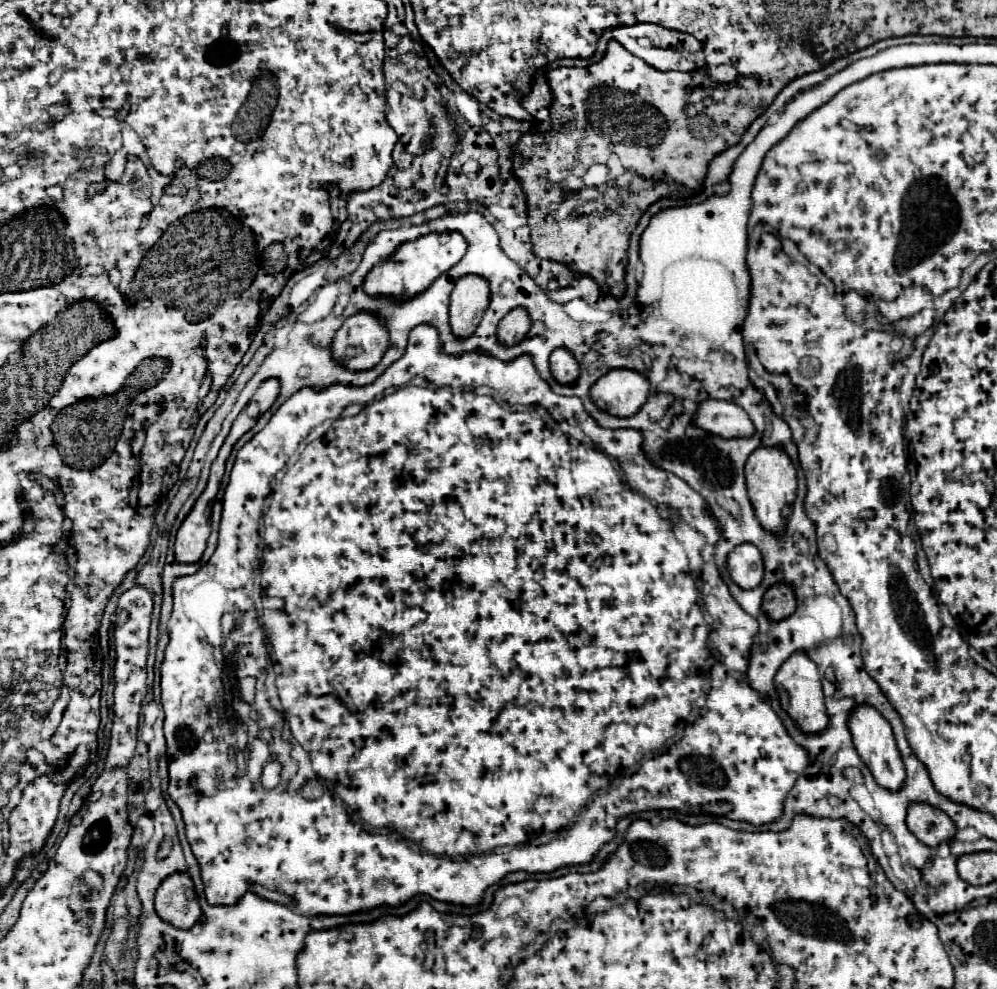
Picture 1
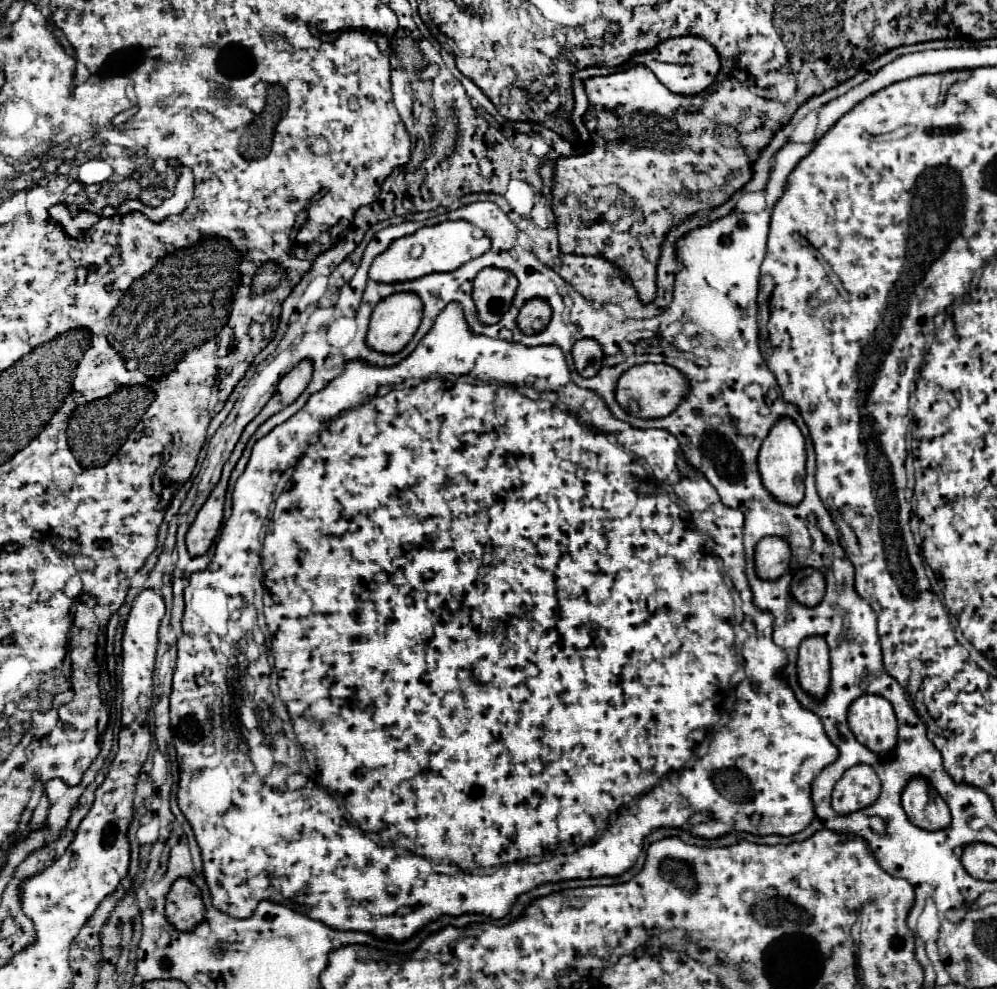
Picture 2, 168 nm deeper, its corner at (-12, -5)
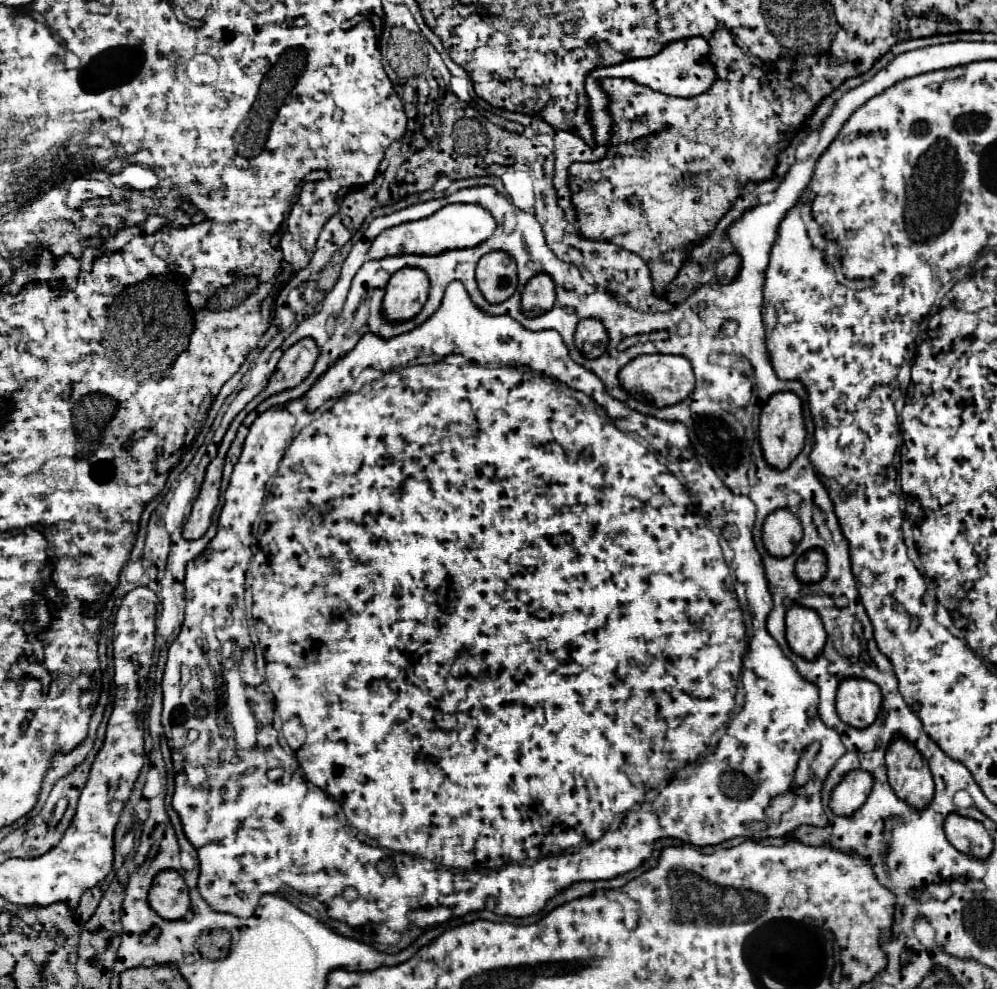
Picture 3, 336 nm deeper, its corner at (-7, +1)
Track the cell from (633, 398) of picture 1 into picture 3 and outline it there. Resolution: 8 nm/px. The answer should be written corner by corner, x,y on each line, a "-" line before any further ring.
640,355
620,371
620,385
636,401
644,401
654,407
668,407
680,403
692,393
694,373
690,361
678,355

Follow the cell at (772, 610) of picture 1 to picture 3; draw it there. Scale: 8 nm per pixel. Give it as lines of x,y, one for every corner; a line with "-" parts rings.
812,549
806,551
804,555
798,557
796,561
796,577
810,585
810,583
818,583
826,573
826,559
824,553
820,549

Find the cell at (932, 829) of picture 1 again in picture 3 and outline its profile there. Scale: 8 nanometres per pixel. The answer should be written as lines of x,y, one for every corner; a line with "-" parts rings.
894,739
886,753
888,781
894,793
916,809
928,807
934,799
934,781
924,757
904,739

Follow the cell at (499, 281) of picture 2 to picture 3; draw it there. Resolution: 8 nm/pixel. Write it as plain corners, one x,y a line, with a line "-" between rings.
502,251
484,255
476,265
476,281
488,303
506,301
518,287
514,259

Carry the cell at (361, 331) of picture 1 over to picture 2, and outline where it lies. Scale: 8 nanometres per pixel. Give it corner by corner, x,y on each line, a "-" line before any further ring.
393,293
385,297
373,311
367,345
381,353
401,351
415,335
423,317
421,299
411,293

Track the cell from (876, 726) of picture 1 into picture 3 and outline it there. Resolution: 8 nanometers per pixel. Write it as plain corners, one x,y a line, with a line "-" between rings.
844,679
836,695
840,719
856,729
870,727
882,709
880,687
866,679

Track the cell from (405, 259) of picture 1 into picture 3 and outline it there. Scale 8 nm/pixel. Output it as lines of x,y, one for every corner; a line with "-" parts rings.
454,203
454,205
442,207
440,211
436,211
426,219
402,223
382,231
372,241
368,259
384,259
384,257
396,257
396,255
440,255
444,251
468,249
486,241
494,233
494,229
496,229
496,221
484,207

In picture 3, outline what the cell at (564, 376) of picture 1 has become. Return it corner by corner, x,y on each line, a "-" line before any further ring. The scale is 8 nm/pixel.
582,319
578,323
576,335
574,335
576,347
586,359
596,359
606,351
608,345
608,333
604,325
596,319

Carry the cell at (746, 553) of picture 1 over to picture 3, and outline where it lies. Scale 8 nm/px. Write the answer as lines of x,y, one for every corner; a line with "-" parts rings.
778,509
766,517
762,527
762,543
772,557
784,559
792,555
796,539
802,539
802,525
790,509

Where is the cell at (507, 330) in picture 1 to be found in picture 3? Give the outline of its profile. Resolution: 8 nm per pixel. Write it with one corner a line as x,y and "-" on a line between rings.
540,273
530,279
522,291
522,311
524,315
542,315
552,309
554,299
556,293
552,279
546,273

